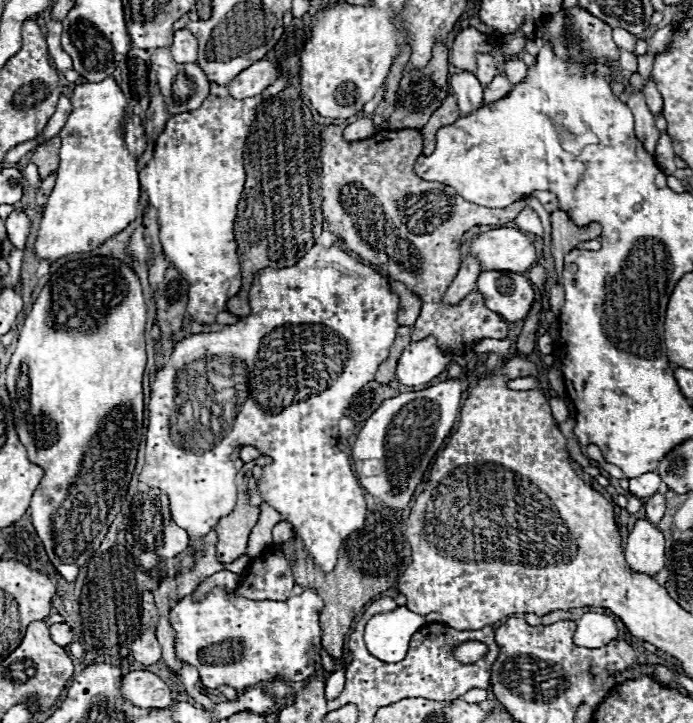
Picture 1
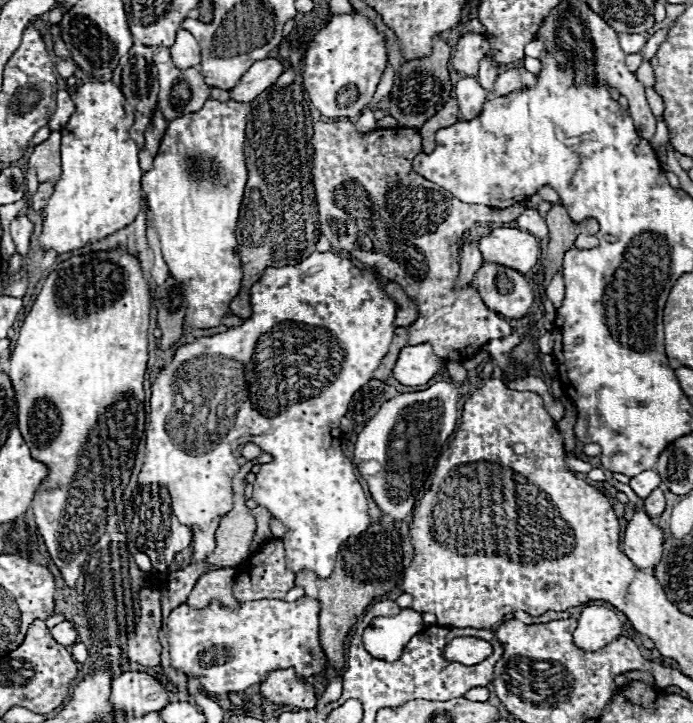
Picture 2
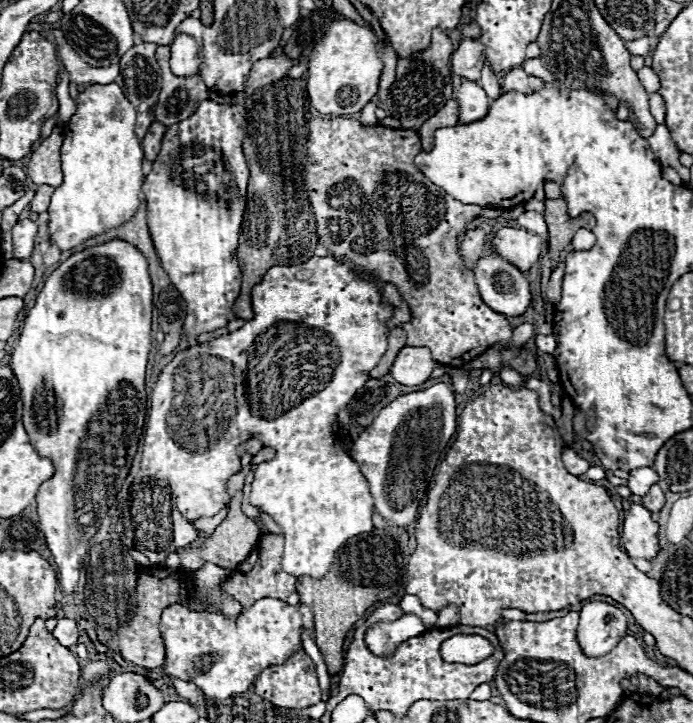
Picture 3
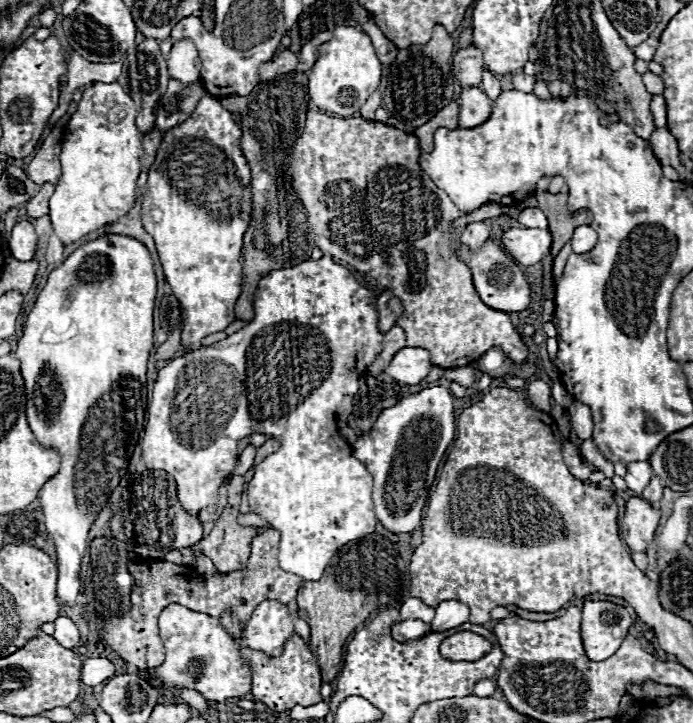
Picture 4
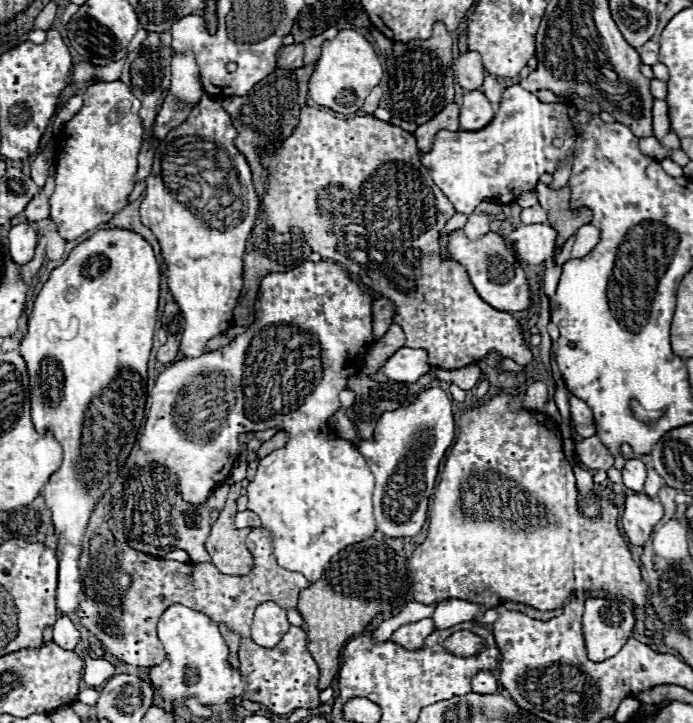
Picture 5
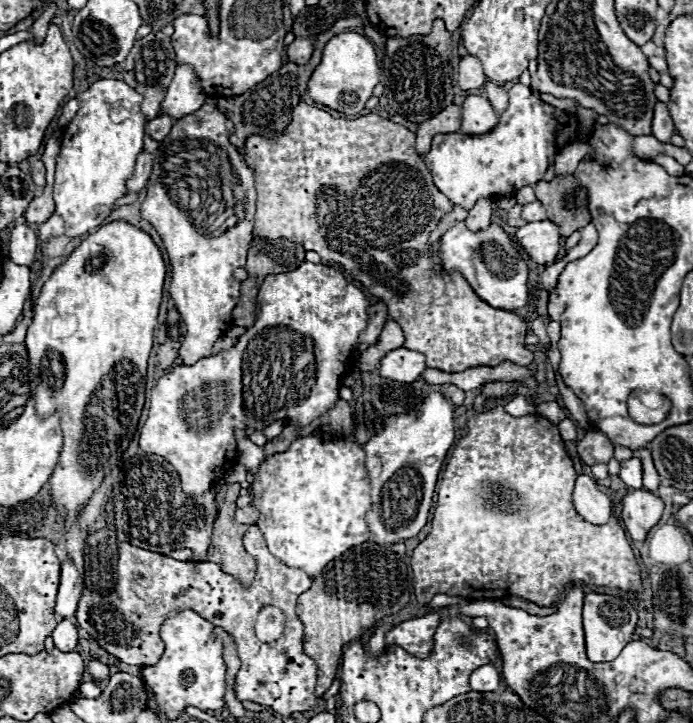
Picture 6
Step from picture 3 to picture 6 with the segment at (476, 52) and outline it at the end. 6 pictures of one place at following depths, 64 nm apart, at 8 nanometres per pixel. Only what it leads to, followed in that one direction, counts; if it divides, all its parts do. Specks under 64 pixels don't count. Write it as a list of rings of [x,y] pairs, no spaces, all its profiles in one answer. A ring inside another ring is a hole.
[[[466,56],[460,60],[460,68],[458,68],[458,86],[464,90],[464,92],[470,92],[470,90],[480,90],[484,88],[486,84],[486,76],[484,76],[484,70],[482,70],[482,64],[478,58],[474,56]]]

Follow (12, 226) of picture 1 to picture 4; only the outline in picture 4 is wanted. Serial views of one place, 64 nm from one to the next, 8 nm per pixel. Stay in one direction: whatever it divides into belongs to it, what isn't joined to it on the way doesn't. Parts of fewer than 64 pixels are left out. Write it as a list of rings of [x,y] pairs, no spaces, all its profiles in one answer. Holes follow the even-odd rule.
[[[18,222],[10,234],[10,252],[16,260],[28,262],[34,258],[36,232],[30,222]]]

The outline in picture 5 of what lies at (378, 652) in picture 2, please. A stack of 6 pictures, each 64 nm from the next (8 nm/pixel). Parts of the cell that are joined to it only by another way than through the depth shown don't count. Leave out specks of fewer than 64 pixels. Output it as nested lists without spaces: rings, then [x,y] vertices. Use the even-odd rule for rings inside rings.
[[[422,618],[418,622],[412,622],[412,624],[404,624],[400,626],[392,636],[390,640],[404,646],[404,648],[420,648],[420,644],[424,644],[424,640],[434,632],[434,622],[432,618]]]

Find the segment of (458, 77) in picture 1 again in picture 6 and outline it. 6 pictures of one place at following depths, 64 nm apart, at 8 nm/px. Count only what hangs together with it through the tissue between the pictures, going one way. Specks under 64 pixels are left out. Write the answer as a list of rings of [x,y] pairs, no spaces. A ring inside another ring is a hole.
[[[470,94],[462,106],[462,132],[464,134],[486,134],[498,124],[498,114],[486,98]]]

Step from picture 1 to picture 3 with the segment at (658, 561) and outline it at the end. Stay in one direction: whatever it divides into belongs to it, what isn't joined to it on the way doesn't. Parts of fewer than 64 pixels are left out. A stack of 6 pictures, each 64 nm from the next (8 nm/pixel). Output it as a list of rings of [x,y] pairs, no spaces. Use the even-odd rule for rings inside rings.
[[[632,502],[622,528],[622,542],[632,558],[654,558],[658,552],[658,522],[640,502]]]

